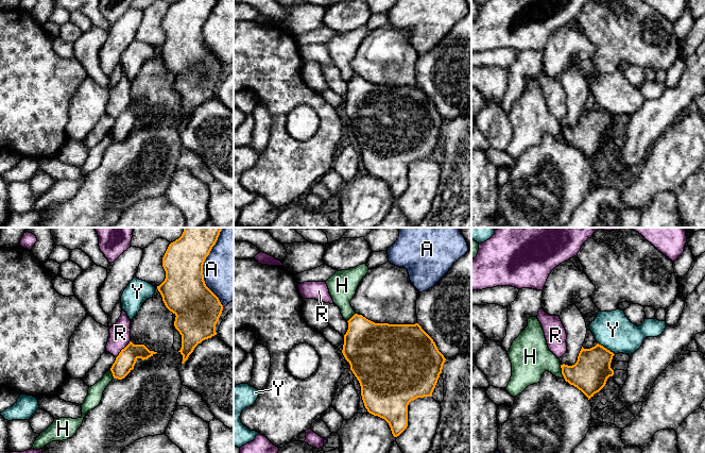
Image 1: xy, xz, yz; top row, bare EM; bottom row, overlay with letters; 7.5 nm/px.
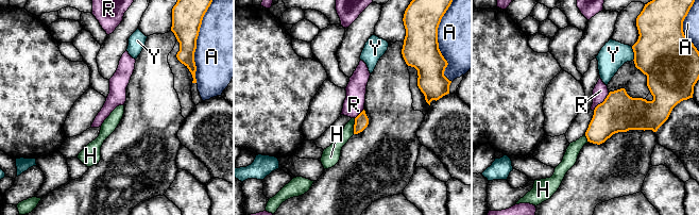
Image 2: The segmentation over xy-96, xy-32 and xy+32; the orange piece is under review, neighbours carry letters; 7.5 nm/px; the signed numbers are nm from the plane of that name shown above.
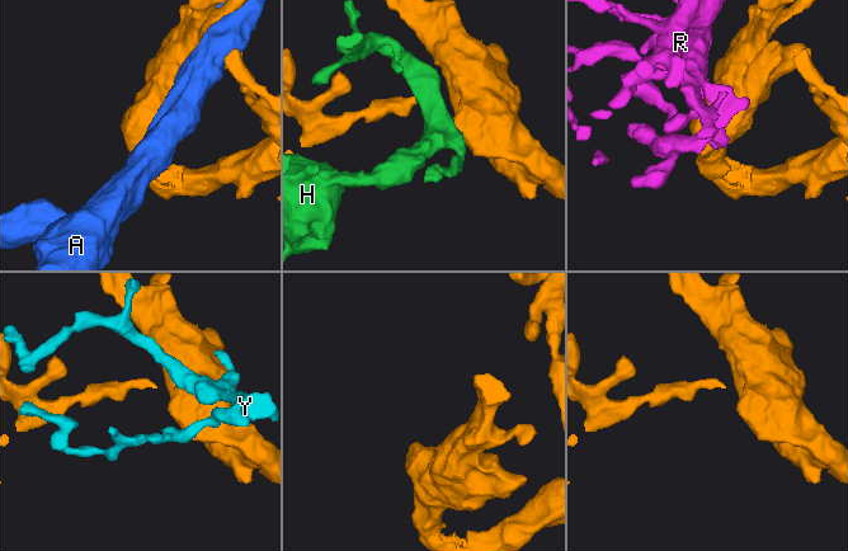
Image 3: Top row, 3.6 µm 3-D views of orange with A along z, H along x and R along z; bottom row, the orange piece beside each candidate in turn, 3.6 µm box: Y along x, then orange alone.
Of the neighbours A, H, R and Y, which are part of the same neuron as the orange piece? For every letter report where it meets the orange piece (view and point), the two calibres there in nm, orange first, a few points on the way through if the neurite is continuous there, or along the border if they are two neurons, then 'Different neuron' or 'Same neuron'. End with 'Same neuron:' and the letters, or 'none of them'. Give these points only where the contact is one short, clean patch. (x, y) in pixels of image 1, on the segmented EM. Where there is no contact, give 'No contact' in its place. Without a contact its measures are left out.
A: Touches orange at xy (202, 267). Thickness 340 nm (orange) against 440 nm. Different neuron
H: Touches orange at yz (562, 372). Thickness 280 nm (orange) against 280 nm. Boundary: yz (560, 365), (562, 375), (565, 379). Different neuron
R: Touches orange at xy (122, 349). Thickness 150 nm (orange) against 160 nm. Boundary: xy (130, 340), (116, 357). Different neuron
Y: Touches orange at yz (605, 348). Thickness 280 nm (orange) against 280 nm. Different neuron
Same neuron: none of them

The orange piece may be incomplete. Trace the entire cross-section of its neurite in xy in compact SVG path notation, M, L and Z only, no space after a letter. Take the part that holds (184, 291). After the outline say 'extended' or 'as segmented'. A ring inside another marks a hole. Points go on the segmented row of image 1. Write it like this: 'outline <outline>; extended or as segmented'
outline M184 228L182 236L171 242L162 257L162 267L166 271L165 281L157 286L166 307L176 317L175 329L182 335L184 364L194 348L203 340L217 335L216 324L223 311L219 298L206 286L203 274L203 265L216 245L223 228Z; as segmented

